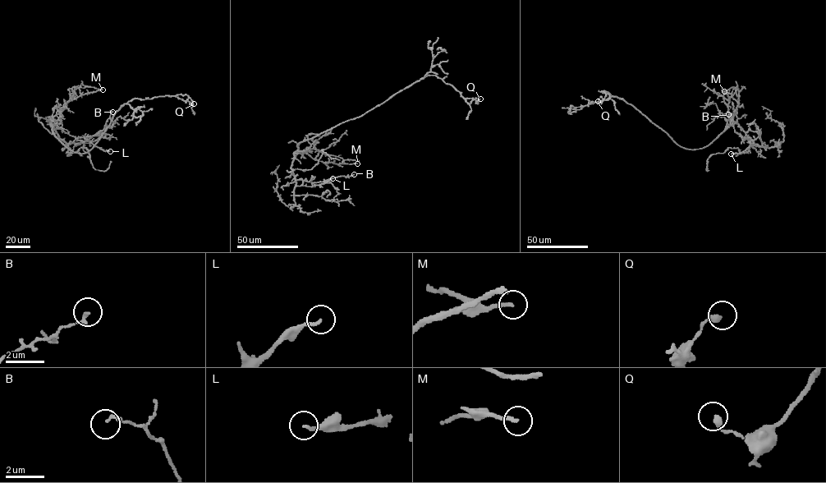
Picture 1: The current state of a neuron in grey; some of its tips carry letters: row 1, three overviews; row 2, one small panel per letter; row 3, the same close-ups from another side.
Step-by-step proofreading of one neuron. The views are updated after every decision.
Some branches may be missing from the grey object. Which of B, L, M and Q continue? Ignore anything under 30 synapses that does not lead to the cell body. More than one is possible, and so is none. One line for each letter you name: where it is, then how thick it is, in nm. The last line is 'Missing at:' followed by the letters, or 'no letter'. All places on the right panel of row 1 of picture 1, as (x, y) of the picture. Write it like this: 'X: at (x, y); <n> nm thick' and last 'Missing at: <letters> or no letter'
Missing at: no letter

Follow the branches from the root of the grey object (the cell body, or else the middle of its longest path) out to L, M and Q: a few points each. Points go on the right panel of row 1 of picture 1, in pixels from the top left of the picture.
L: (695, 149), (709, 144), (730, 124), (736, 123), (750, 144), (759, 146), (750, 146), (739, 154), (731, 154)
M: (695, 149), (710, 144), (730, 124), (737, 121), (734, 112), (739, 103), (738, 89), (733, 87), (724, 91)
Q: (695, 149), (677, 144), (631, 105), (602, 93), (608, 92), (603, 92), (603, 101), (598, 101)

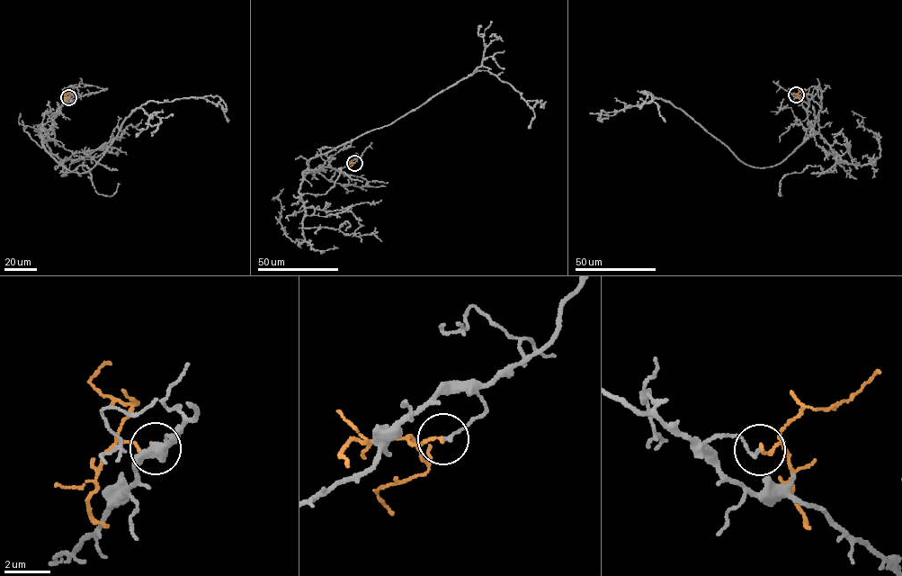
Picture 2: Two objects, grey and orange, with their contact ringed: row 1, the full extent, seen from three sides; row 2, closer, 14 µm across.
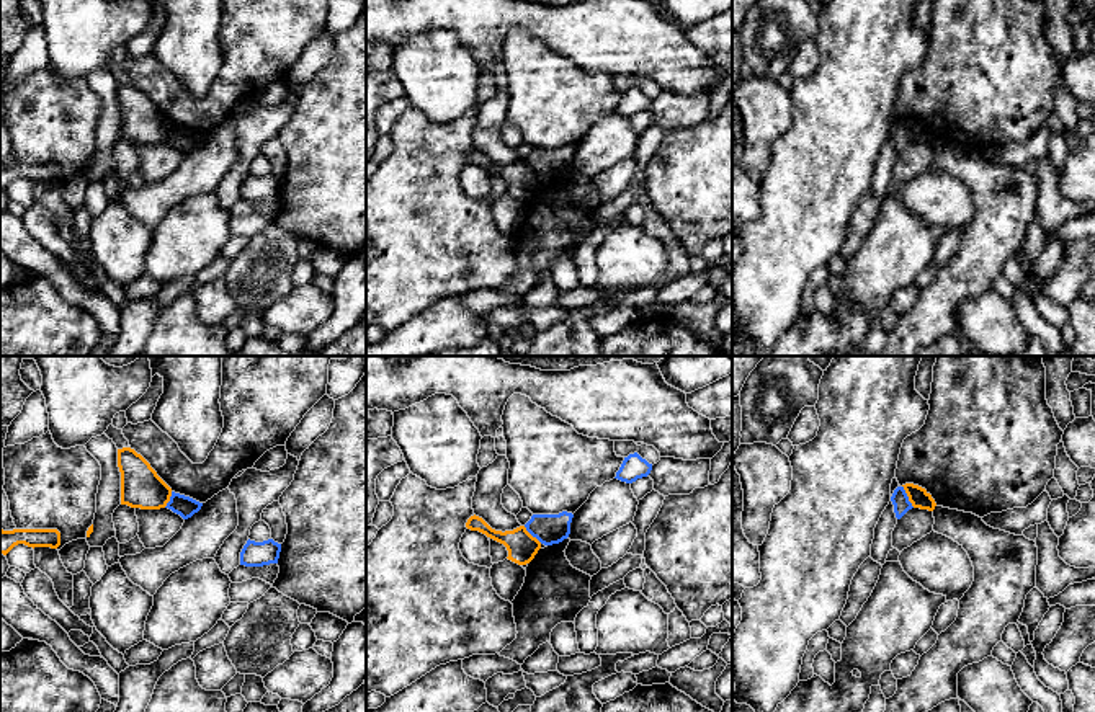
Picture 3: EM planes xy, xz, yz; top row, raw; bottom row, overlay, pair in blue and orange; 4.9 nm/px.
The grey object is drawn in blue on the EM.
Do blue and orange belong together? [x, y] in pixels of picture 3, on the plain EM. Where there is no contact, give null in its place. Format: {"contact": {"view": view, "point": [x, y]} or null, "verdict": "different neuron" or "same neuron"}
{"contact": {"view": "yz", "point": [907, 131]}, "verdict": "different neuron"}

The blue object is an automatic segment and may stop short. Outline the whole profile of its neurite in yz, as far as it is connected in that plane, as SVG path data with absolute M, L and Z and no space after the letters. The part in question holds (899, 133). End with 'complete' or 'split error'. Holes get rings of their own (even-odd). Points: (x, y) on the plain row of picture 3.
M897 121L891 131L891 136L894 139L896 152L901 154L909 144L912 144L912 137L909 136L909 131L904 124L904 121Z | complete

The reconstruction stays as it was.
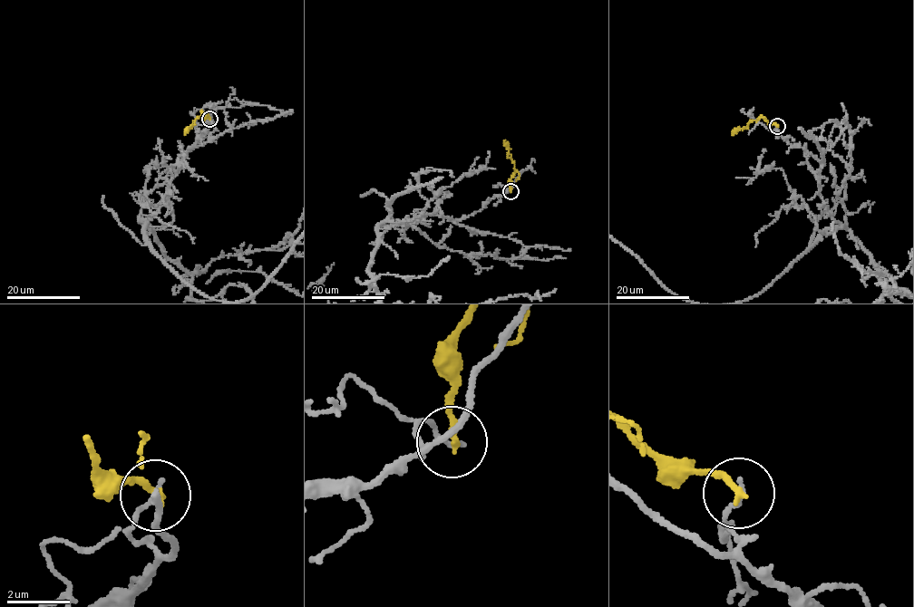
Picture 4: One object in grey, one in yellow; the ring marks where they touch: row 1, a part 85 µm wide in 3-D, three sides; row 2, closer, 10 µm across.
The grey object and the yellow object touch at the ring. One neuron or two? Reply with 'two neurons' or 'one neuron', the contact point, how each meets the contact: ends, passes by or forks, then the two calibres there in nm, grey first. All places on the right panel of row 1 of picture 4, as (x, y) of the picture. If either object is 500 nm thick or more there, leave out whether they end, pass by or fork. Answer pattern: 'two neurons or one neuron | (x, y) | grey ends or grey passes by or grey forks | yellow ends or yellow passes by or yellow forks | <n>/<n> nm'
two neurons | (777, 126) | grey ends | yellow ends | 150/240 nm

